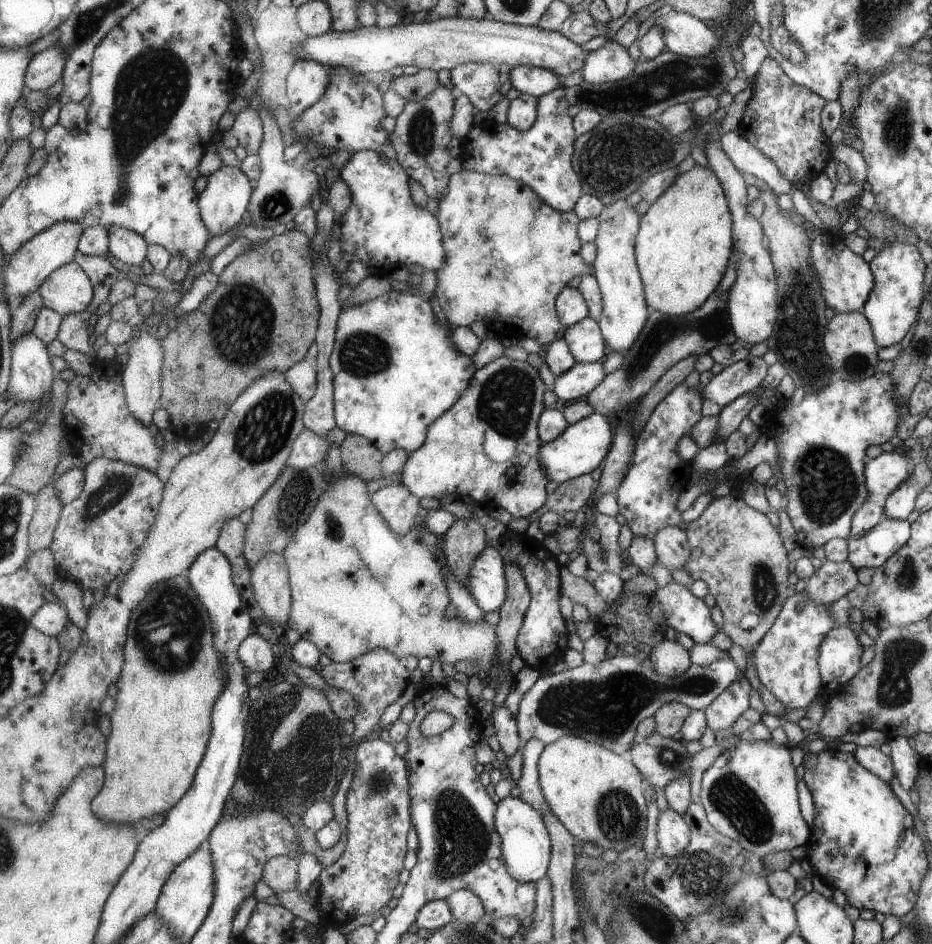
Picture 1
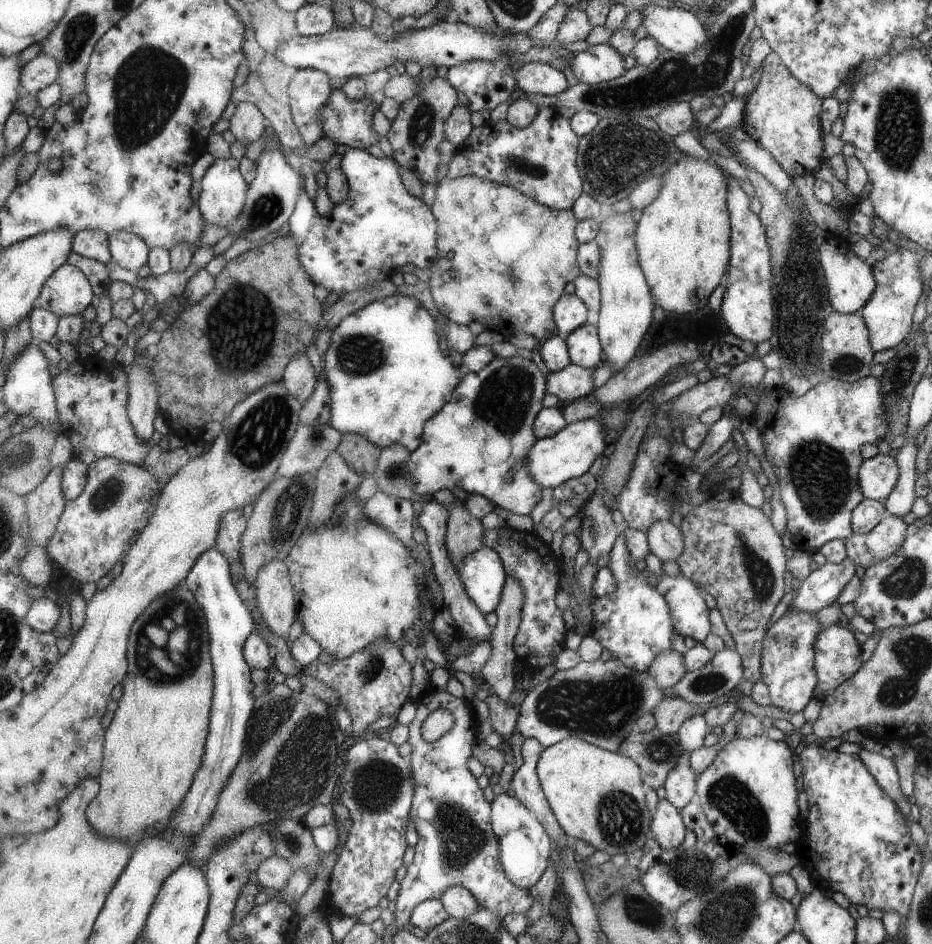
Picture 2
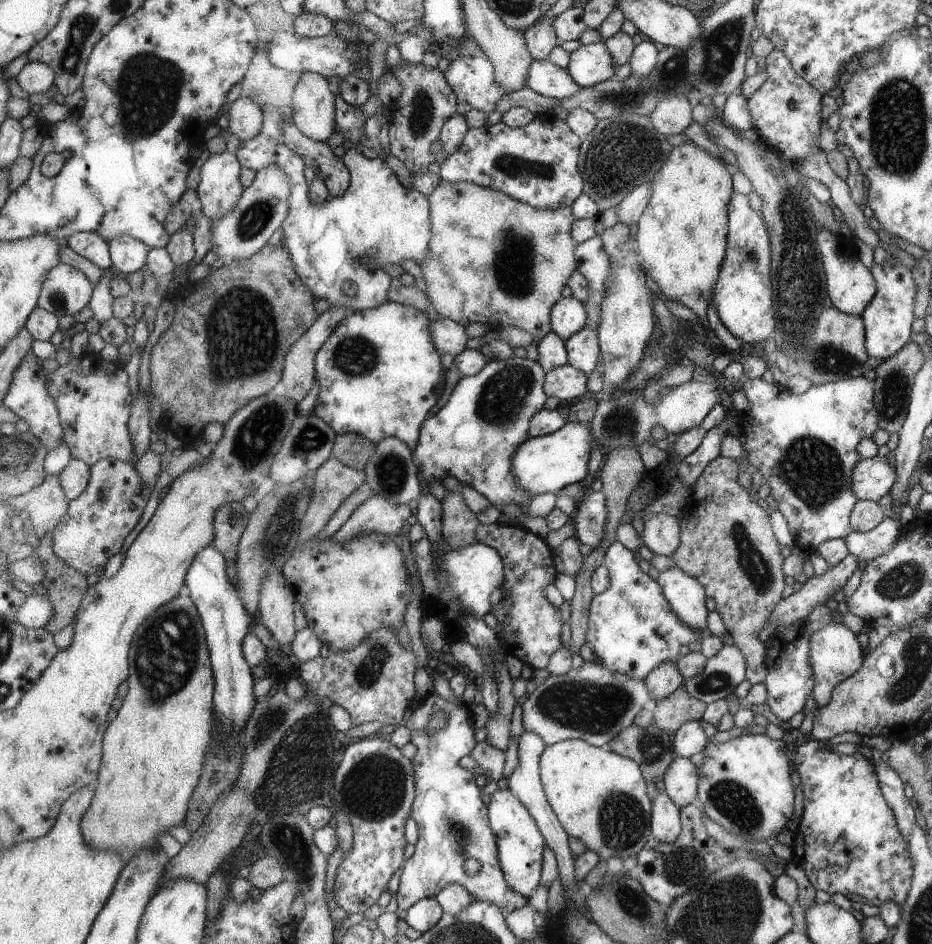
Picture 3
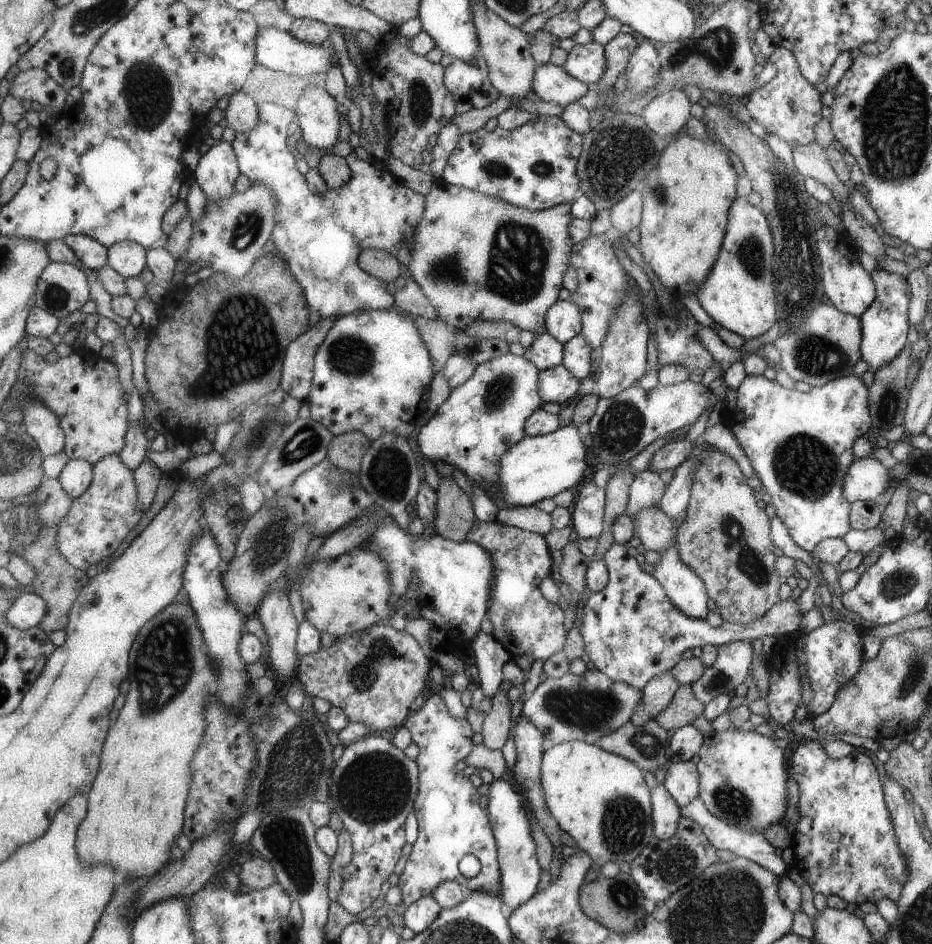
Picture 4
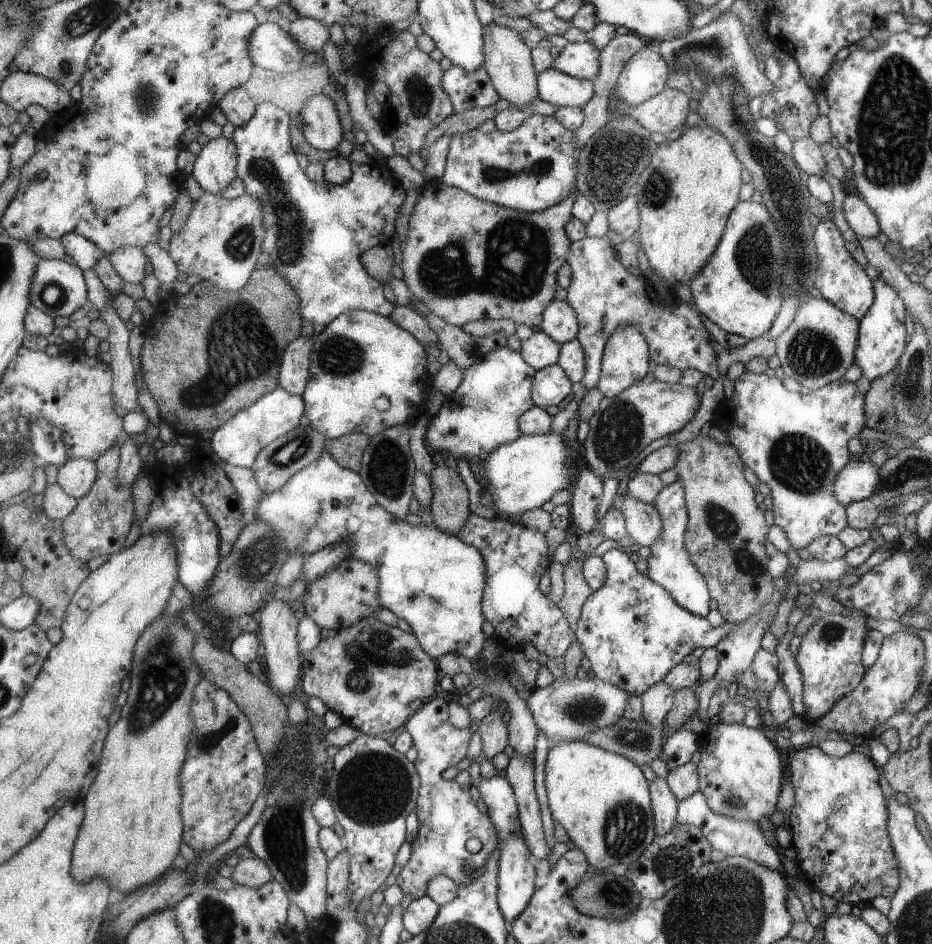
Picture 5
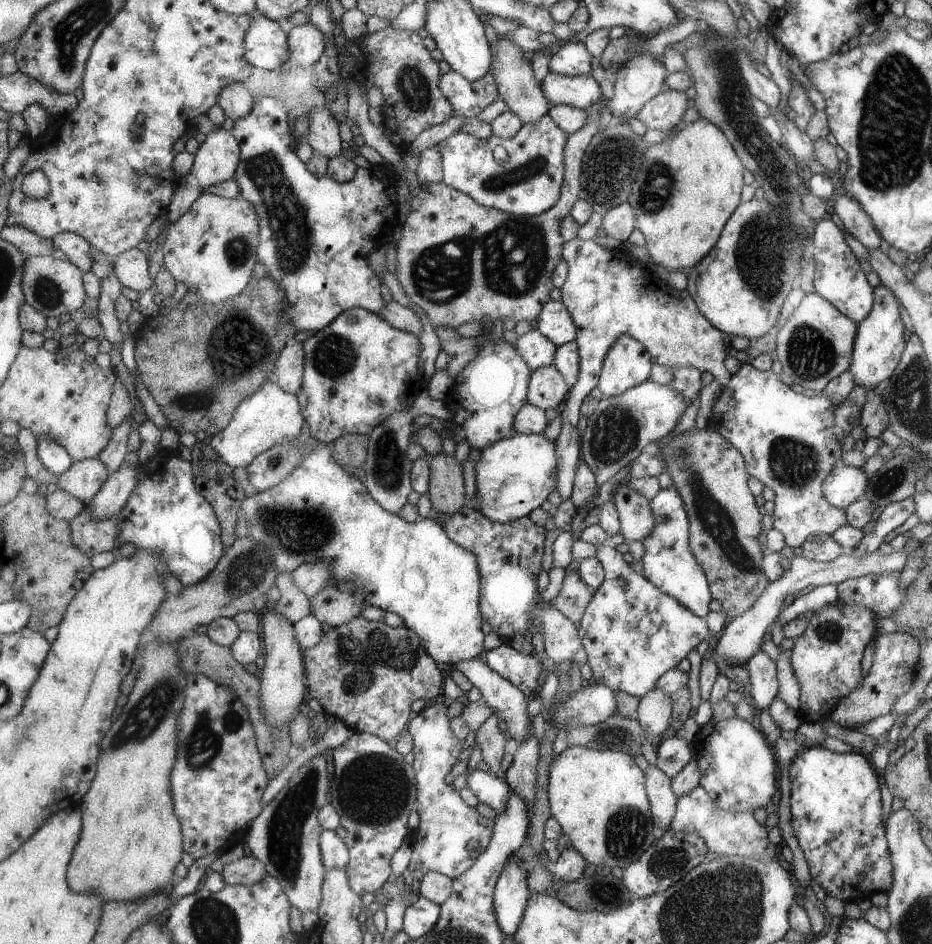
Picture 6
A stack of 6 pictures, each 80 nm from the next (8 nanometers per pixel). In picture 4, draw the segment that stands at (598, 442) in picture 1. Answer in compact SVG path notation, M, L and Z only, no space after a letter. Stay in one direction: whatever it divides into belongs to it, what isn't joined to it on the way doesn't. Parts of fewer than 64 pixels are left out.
M570 423L557 427L544 435L526 435L521 441L511 445L498 460L498 485L504 496L500 504L524 507L552 497L577 484L583 476L585 466L585 446L575 425Z

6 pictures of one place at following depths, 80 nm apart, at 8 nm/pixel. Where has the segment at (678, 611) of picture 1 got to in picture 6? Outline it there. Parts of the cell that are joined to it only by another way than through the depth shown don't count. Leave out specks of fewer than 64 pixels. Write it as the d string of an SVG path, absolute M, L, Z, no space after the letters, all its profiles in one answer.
M672 485L659 489L649 503L654 525L651 532L643 537L644 554L641 558L643 576L650 579L665 594L682 603L701 618L709 612L707 604L713 597L710 594L709 580L689 547L689 515L678 490Z

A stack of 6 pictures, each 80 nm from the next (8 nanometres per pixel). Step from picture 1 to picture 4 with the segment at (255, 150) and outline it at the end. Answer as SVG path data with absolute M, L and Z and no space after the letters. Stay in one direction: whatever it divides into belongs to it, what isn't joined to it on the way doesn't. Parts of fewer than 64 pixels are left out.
M241 90L229 99L225 118L230 128L236 133L251 132L259 124L260 105L252 96Z

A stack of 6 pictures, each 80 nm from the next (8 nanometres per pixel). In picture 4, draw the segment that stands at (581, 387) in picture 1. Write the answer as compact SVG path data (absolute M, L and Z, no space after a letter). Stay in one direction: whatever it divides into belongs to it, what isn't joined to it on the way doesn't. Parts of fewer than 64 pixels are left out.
M563 365L552 366L538 372L538 395L543 402L557 402L560 406L565 400L573 399L579 388L579 379Z

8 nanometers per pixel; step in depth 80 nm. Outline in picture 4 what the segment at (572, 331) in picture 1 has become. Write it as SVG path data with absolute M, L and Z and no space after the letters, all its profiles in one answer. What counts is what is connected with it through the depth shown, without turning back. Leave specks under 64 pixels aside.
M577 333L569 341L562 343L562 349L563 358L560 364L566 367L576 379L581 380L592 374L594 353L581 333Z

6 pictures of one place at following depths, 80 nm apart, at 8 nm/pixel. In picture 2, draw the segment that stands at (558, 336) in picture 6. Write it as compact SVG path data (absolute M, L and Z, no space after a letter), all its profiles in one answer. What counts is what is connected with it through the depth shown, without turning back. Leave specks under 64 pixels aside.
M563 293L555 301L553 308L554 323L557 332L565 336L579 328L585 322L588 308L575 293Z

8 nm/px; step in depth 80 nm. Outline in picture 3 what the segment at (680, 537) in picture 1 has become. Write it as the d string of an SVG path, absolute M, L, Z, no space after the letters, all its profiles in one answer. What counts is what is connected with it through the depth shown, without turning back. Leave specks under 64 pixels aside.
M664 513L648 515L639 526L643 544L653 553L670 557L679 544L678 518Z

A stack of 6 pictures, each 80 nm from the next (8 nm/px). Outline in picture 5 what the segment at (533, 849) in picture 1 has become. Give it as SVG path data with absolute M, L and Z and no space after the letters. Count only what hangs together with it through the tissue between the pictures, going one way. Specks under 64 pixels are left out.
M495 774L489 779L481 778L476 788L480 798L483 799L487 806L487 814L490 814L490 821L496 826L496 836L500 845L497 901L509 928L510 922L529 904L530 898L537 888L533 885L533 882L535 882L535 862L537 862L537 859L531 854L530 848L522 837L522 828L518 821L518 808L514 791L503 775Z

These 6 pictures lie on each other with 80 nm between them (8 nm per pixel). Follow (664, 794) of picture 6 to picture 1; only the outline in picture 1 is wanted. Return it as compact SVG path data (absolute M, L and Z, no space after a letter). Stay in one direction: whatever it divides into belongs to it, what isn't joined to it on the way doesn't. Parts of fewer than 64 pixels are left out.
M669 807L658 814L655 830L657 852L661 855L677 856L690 844L690 827L680 814Z

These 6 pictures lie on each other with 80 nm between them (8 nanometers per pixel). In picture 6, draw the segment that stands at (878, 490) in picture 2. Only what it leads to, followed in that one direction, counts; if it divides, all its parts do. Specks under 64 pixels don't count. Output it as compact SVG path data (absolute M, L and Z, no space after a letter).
M838 464L822 482L822 491L828 503L844 509L863 496L867 483L867 474L859 467Z

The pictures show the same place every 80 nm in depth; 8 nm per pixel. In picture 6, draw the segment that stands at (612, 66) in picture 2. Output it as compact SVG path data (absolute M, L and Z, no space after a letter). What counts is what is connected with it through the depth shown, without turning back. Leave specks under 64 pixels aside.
M567 41L549 57L548 70L570 77L589 75L591 57L583 41Z

